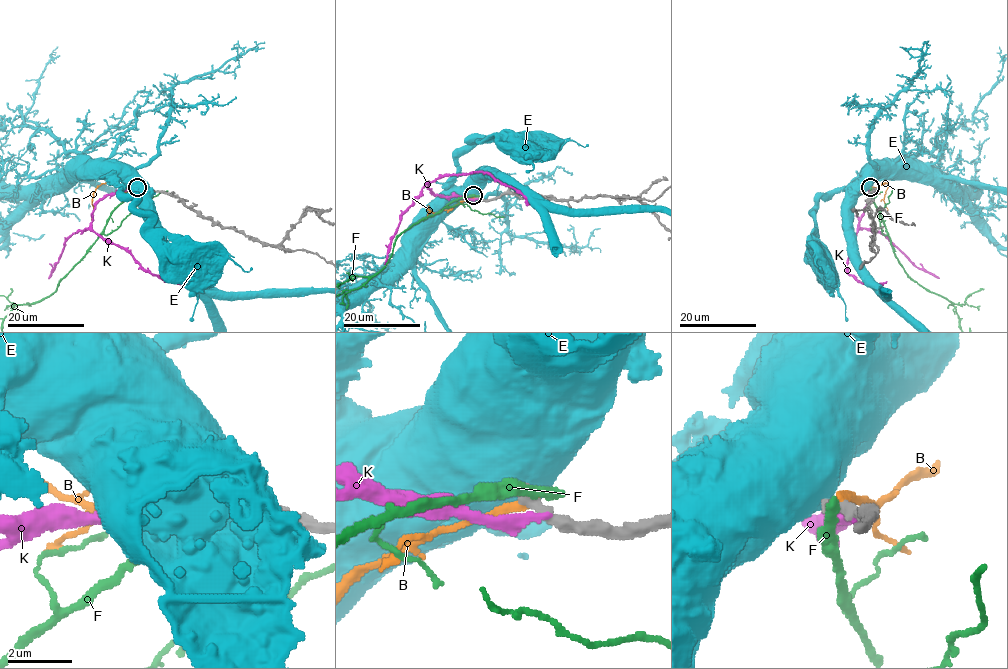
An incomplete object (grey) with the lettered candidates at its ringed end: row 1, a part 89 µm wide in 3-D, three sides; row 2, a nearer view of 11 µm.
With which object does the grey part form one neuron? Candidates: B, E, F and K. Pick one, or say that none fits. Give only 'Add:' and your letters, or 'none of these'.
Add: none of these

